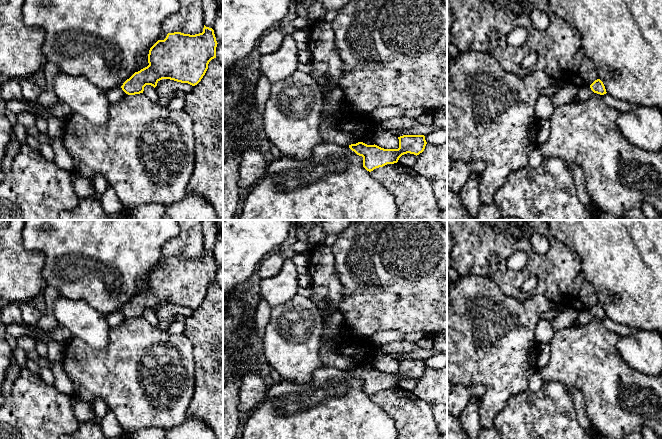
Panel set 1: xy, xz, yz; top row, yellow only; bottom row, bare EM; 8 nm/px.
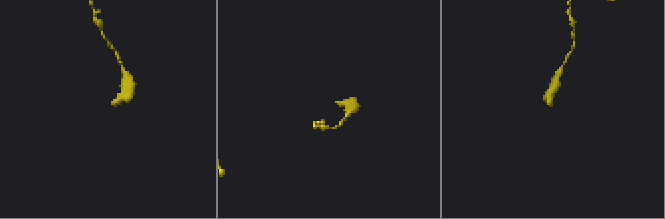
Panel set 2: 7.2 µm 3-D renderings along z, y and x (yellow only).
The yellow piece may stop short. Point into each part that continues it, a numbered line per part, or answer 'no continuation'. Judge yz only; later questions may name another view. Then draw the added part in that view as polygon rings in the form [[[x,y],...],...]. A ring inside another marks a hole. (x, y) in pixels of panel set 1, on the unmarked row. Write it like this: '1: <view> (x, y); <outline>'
1: yz (583, 318); [[[586,309],[584,311],[578,312],[578,316],[573,326],[583,326],[589,323],[589,321],[594,316],[591,314],[590,309]]]

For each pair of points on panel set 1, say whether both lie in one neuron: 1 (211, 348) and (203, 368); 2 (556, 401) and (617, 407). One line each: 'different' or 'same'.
1: same
2: different

